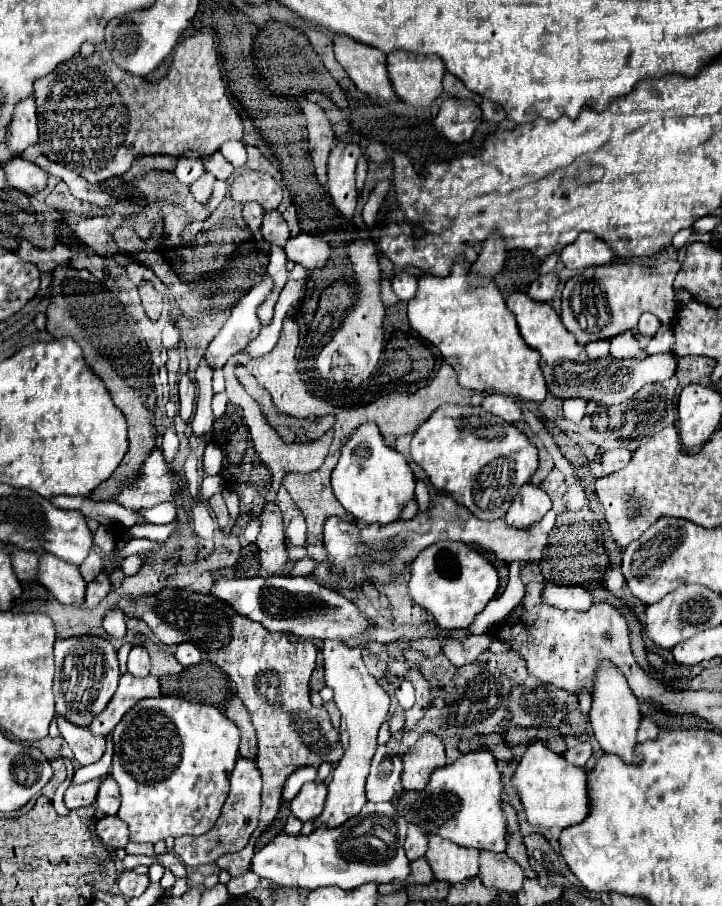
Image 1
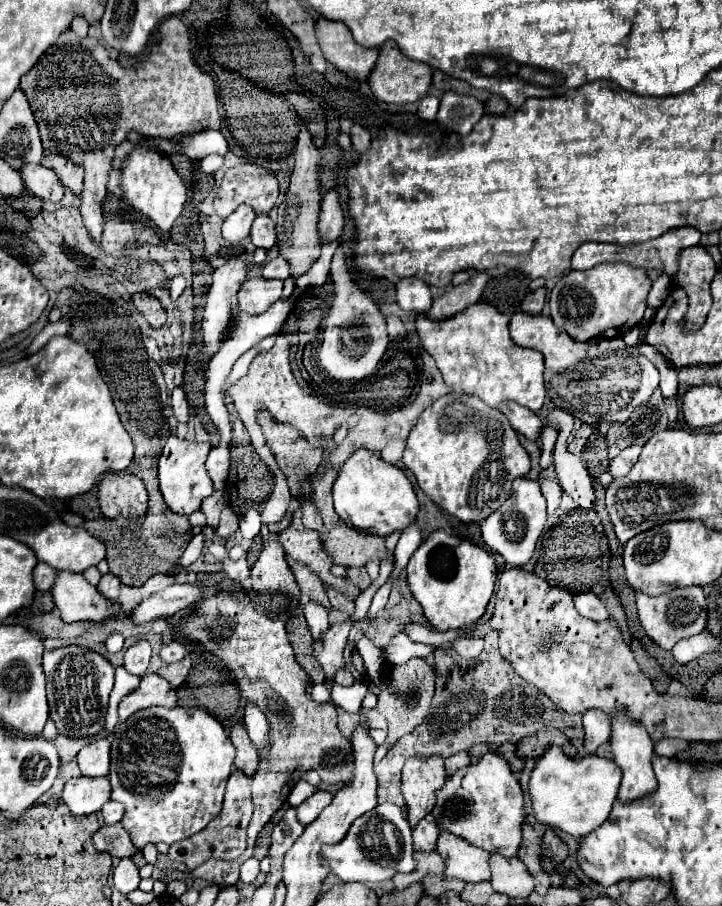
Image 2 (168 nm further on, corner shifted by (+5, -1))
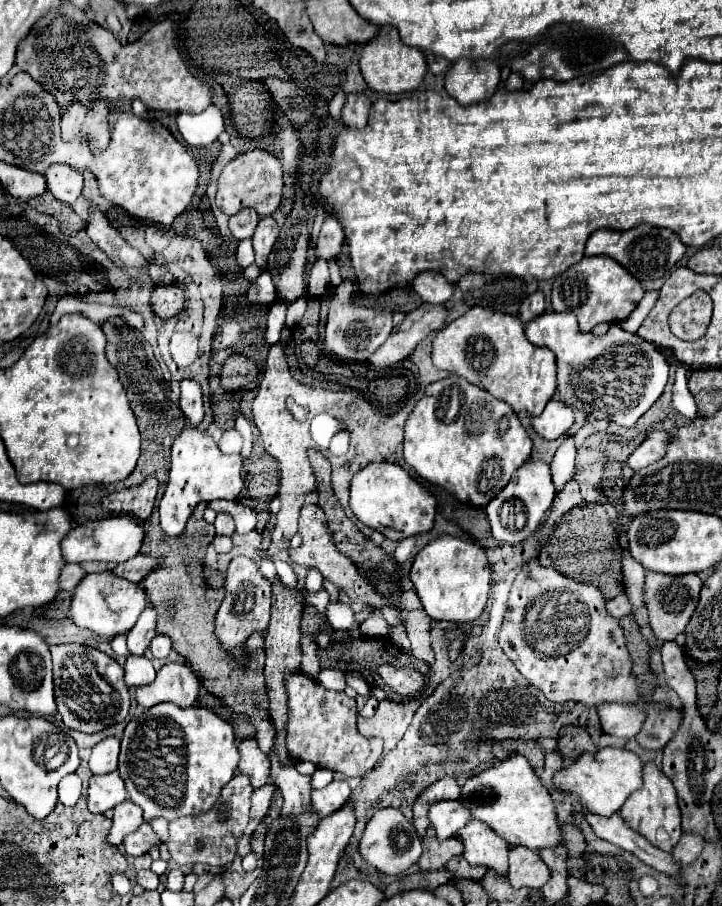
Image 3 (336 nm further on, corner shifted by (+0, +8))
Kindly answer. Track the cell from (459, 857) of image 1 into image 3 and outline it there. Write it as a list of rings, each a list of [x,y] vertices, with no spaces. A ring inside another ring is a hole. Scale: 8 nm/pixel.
[[[472,819],[456,837],[464,843],[464,859],[470,865],[484,865],[506,875],[510,845],[506,845],[486,823]]]

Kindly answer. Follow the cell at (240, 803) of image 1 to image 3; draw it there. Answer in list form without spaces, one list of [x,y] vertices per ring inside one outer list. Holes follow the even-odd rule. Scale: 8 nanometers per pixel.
[[[236,773],[232,781],[222,789],[222,797],[208,813],[198,817],[180,817],[170,823],[170,837],[168,837],[168,853],[170,861],[178,865],[192,865],[192,863],[206,863],[212,867],[226,867],[232,863],[238,851],[238,841],[244,835],[248,825],[250,813],[250,799],[252,799],[252,785],[246,775]]]

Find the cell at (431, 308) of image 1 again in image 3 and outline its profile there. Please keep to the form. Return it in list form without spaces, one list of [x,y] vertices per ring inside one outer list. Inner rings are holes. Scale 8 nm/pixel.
[[[470,307],[462,317],[454,319],[446,327],[442,327],[436,333],[434,343],[432,343],[432,361],[438,369],[446,369],[482,389],[486,389],[496,399],[508,403],[516,413],[528,411],[528,415],[540,415],[556,391],[556,357],[554,357],[554,353],[546,347],[534,347],[534,343],[530,343],[524,337],[524,323],[520,319],[506,315],[502,311],[494,311],[490,307]]]

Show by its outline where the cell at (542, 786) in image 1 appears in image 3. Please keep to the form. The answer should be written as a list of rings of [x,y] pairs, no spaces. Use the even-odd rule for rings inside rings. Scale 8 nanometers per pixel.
[[[598,749],[598,753],[582,753],[574,763],[554,773],[554,787],[562,795],[574,795],[578,803],[594,815],[610,817],[620,811],[626,797],[642,785],[642,761],[628,749]]]

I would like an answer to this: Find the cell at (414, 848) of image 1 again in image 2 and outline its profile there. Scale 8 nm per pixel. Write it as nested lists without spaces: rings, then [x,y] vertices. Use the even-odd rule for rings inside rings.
[[[423,818],[423,820],[417,824],[417,828],[413,830],[413,842],[415,842],[415,848],[417,848],[417,850],[427,850],[427,852],[435,850],[439,834],[441,834],[439,824],[429,822],[429,820]]]

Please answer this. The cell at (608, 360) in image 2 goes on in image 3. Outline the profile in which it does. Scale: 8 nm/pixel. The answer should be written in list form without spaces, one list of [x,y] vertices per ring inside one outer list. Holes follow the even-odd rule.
[[[542,313],[526,323],[524,335],[528,341],[540,347],[548,347],[556,355],[558,365],[558,393],[566,405],[572,405],[596,419],[618,421],[622,427],[632,427],[662,395],[668,381],[668,363],[664,355],[642,337],[624,331],[618,323],[608,329],[606,335],[596,337],[594,333],[582,333],[578,329],[578,321],[574,313]]]

